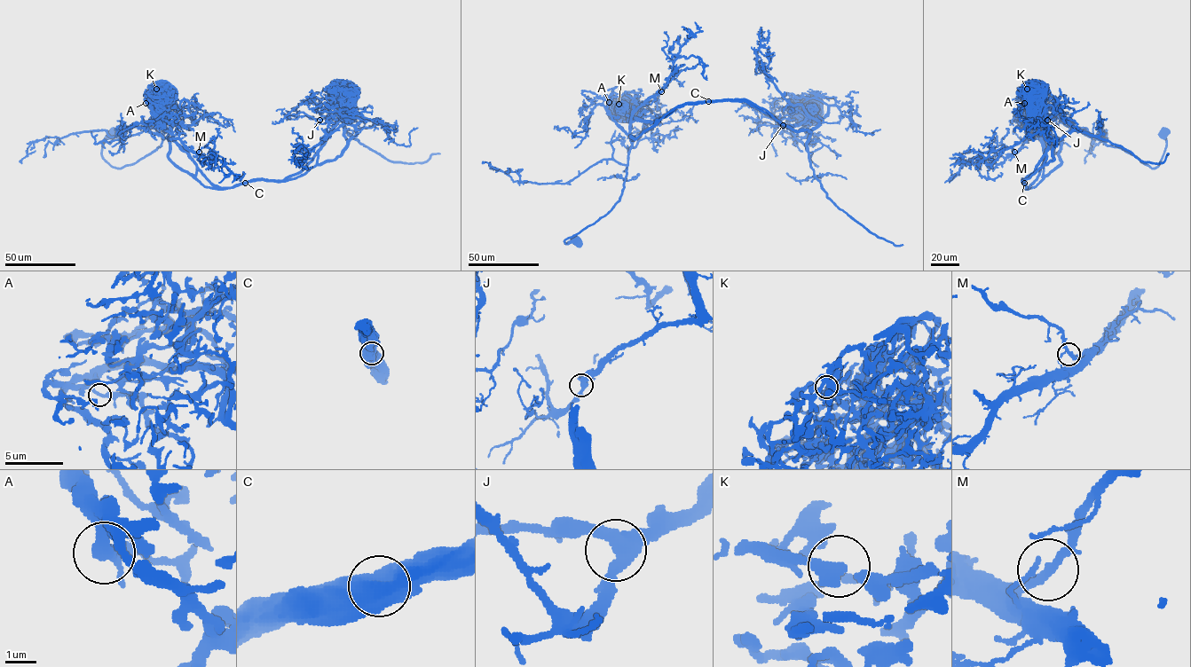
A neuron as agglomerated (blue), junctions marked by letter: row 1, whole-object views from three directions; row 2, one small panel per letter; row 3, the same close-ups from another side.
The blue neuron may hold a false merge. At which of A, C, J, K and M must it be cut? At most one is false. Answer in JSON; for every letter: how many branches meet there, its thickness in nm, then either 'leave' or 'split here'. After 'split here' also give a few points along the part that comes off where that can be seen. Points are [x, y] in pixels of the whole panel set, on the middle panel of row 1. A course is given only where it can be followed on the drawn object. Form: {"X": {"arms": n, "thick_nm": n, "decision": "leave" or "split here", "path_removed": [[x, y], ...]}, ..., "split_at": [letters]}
{"A": {"arms": 2, "thick_nm": 380, "decision": "leave"}, "C": {"arms": 2, "thick_nm": 850, "decision": "split here", "path_removed": [[708, 101], [746, 99], [794, 129], [807, 129], [808, 161], [826, 196], [871, 232], [895, 245], [903, 245]]}, "J": {"arms": 3, "thick_nm": 400, "decision": "leave"}, "K": {"arms": 2, "thick_nm": 340, "decision": "leave"}, "M": {"arms": 2, "thick_nm": 260, "decision": "leave"}, "split_at": ["C"]}

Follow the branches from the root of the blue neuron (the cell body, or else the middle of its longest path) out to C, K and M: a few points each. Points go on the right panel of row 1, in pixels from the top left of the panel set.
C: (1162, 132), (1165, 150), (1152, 168), (1087, 132), (1069, 130), (1060, 163), (1035, 187), (1024, 183)
K: (1162, 132), (1165, 149), (1155, 168), (1086, 131), (1055, 137), (1034, 121), (1037, 114), (1033, 84), (1026, 89)
M: (1162, 132), (1165, 149), (1155, 168), (1080, 130), (1028, 138), (1014, 152)

